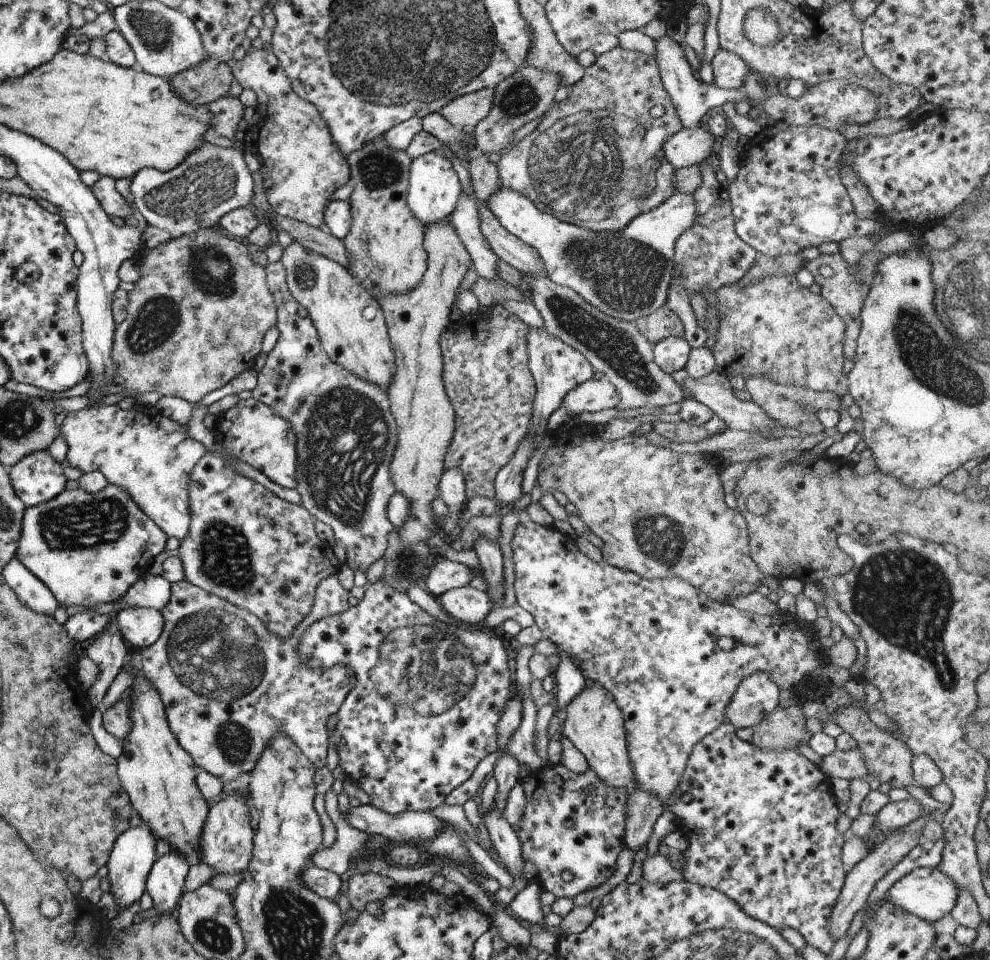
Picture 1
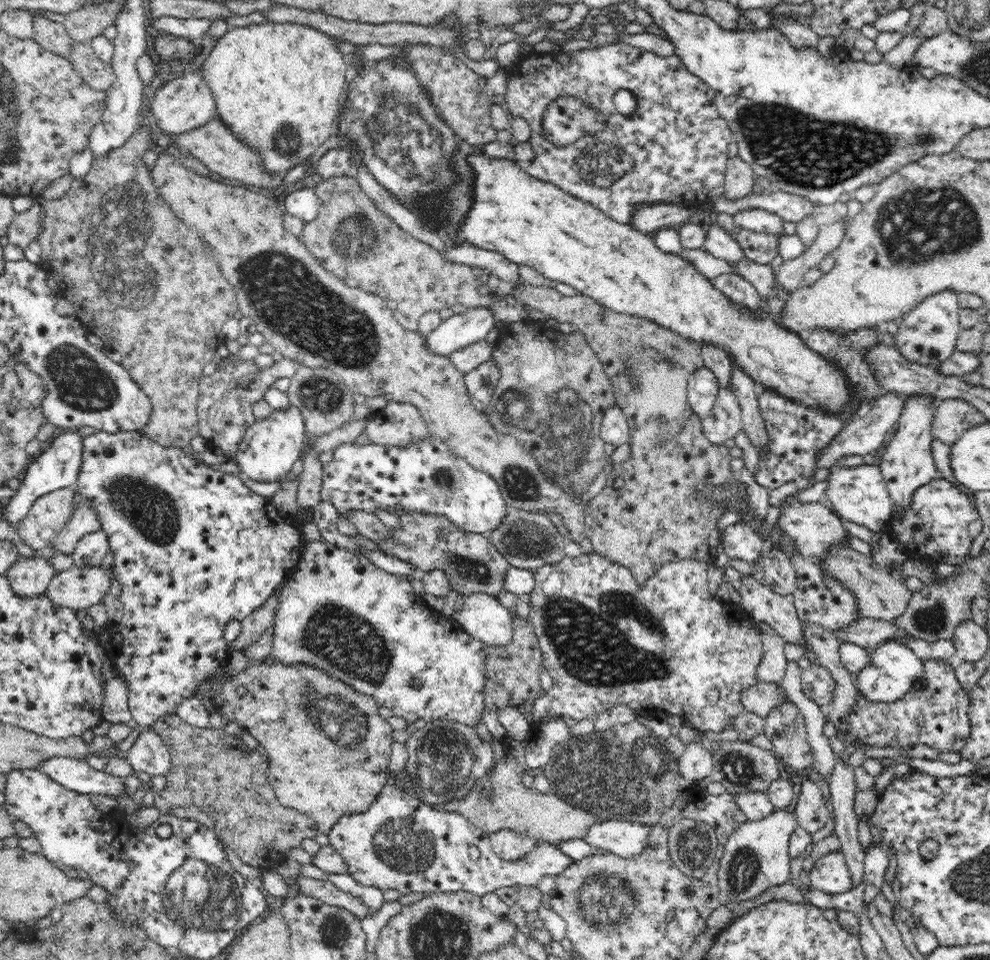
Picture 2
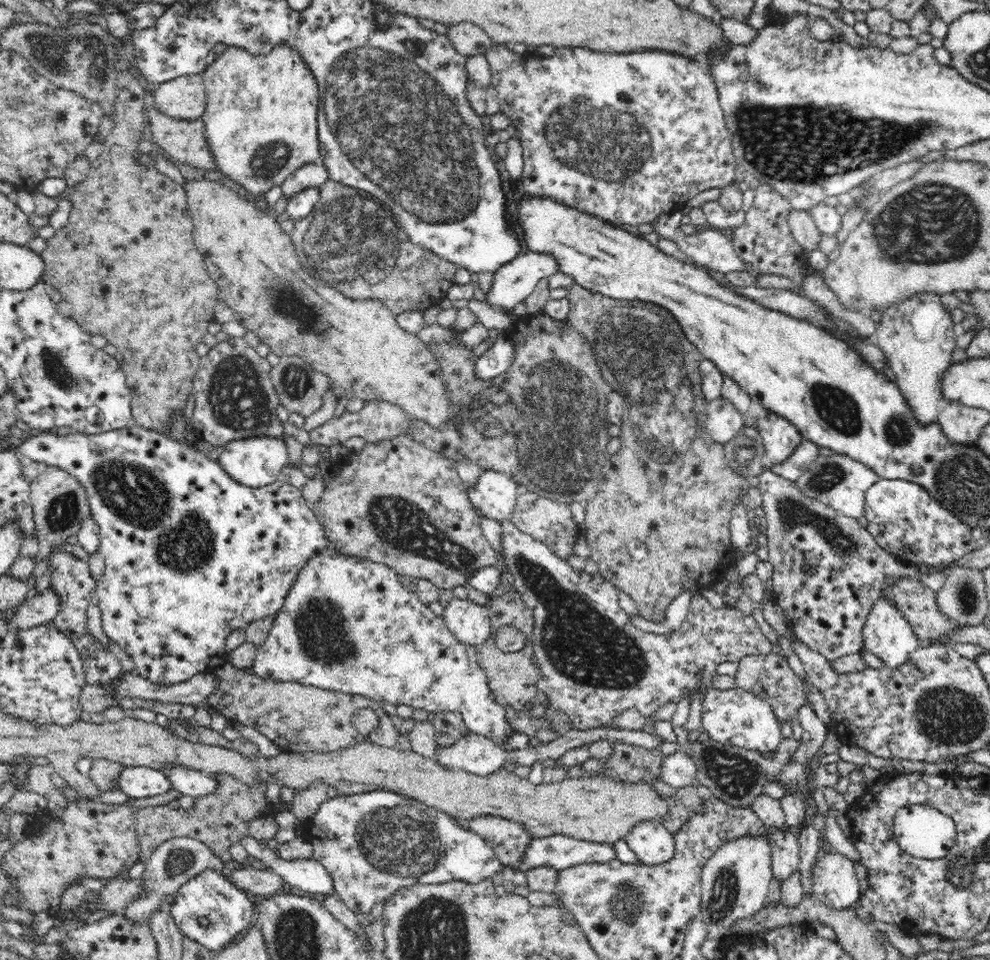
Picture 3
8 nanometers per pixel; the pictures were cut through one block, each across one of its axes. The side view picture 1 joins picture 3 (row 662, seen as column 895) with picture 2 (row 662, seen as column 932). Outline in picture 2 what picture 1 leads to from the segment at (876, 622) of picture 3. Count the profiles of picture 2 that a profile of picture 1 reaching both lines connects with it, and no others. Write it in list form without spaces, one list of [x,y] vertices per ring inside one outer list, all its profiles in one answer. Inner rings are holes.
[[[888,641],[875,647],[869,655],[870,660],[858,672],[859,695],[872,702],[891,703],[900,700],[907,692],[918,687],[925,678],[923,660],[918,658],[910,648]]]

